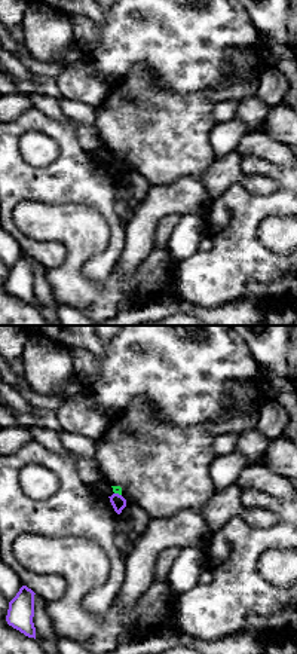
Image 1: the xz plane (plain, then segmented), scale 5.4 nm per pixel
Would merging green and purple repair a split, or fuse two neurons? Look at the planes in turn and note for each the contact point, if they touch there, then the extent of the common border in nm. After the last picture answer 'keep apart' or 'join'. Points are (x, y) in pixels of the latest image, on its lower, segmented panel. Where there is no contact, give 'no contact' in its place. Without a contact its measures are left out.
(118, 492) | 40 nm

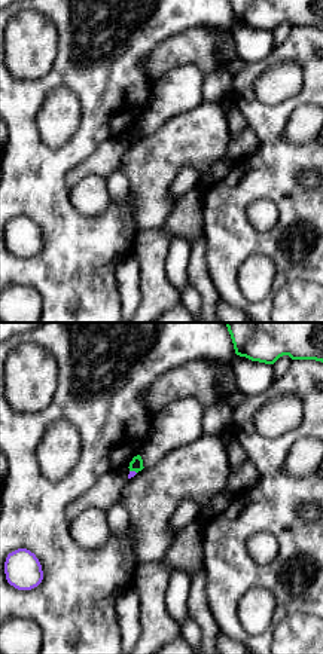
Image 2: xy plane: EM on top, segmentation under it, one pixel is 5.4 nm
(133, 470) | 40 nm

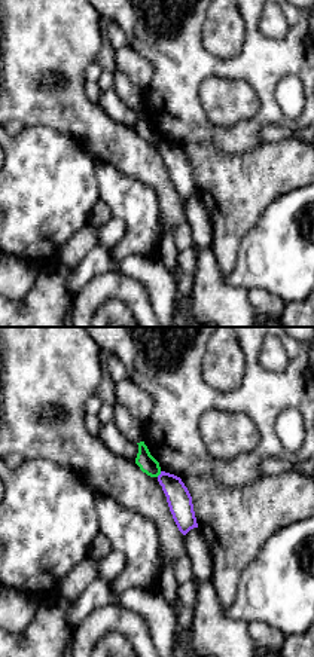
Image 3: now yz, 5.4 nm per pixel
(158, 474) | 40 nm

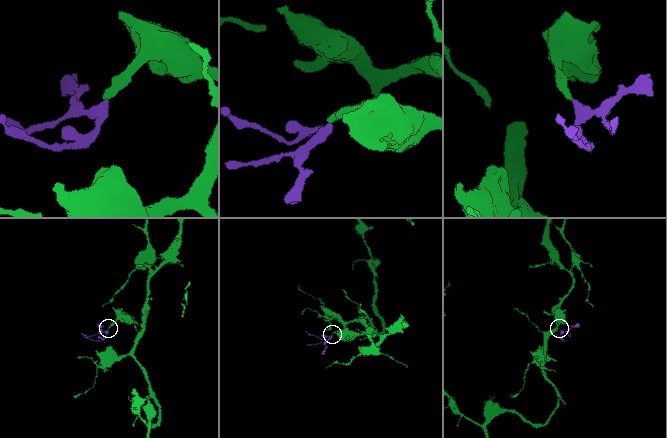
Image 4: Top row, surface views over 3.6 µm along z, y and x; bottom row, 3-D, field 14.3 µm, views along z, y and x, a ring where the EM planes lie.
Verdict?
keep apart

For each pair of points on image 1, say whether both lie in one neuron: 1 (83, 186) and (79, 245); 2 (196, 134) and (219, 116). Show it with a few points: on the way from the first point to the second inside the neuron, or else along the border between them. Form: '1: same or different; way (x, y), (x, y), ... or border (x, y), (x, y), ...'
1: different; border (48, 202), (94, 207), (110, 226)
2: different; border (216, 104), (213, 110), (214, 122)

